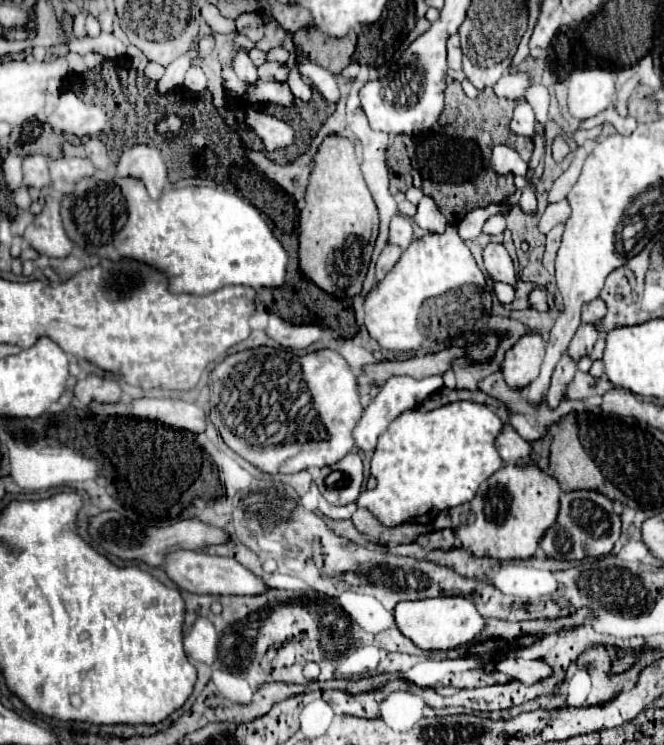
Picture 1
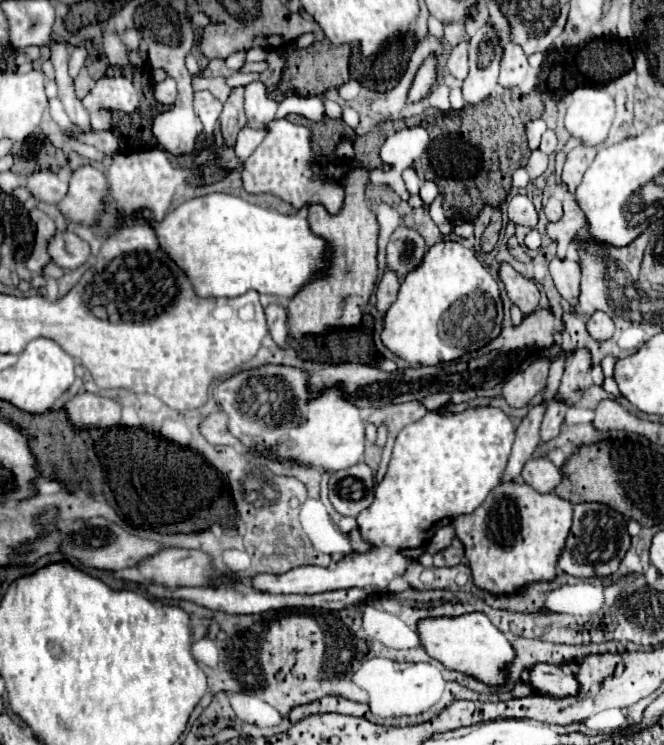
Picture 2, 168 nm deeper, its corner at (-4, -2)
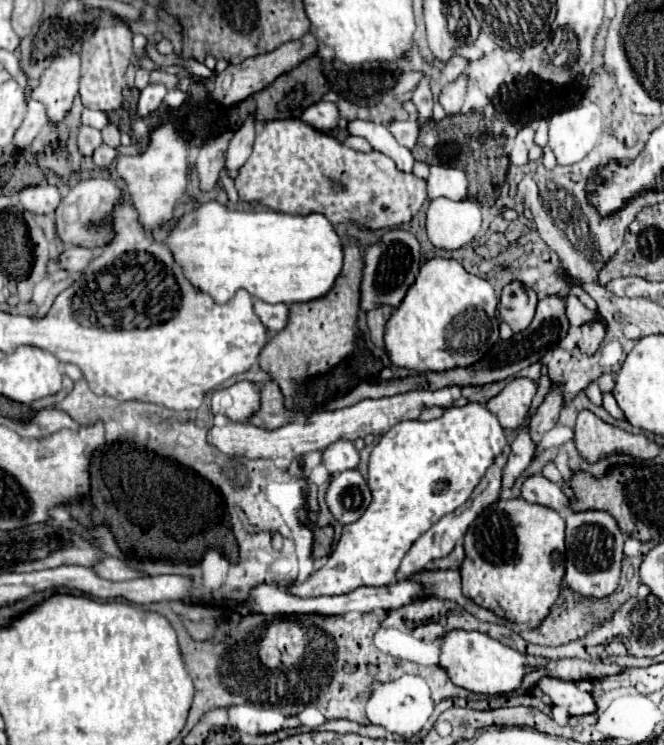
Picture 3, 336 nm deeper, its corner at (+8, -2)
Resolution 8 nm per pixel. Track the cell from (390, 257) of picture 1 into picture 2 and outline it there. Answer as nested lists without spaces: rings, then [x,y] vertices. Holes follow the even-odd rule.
[[[384,272],[382,280],[378,284],[378,290],[376,290],[376,296],[378,296],[376,308],[378,308],[380,314],[384,314],[390,308],[390,304],[396,300],[398,288],[400,288],[400,282],[398,282],[396,274],[394,272]]]

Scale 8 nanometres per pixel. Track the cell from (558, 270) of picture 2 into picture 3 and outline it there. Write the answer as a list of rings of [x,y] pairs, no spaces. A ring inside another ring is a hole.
[[[568,294],[568,296],[564,298],[564,302],[566,302],[566,316],[568,316],[570,324],[574,324],[574,326],[582,326],[584,322],[590,322],[590,320],[600,318],[598,312],[588,310],[588,308],[578,300],[578,296],[574,296],[574,294]]]

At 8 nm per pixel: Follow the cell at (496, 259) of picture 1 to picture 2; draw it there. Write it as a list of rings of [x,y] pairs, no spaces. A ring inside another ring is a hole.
[[[508,264],[500,266],[500,278],[502,278],[504,286],[506,286],[506,292],[508,292],[510,300],[512,300],[512,304],[518,306],[524,316],[532,314],[538,308],[540,290],[532,280],[524,278],[520,272],[516,272]]]

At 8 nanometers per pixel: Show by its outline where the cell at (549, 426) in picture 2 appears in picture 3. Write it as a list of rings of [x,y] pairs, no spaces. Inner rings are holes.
[[[528,424],[518,430],[516,440],[510,444],[510,456],[508,456],[508,468],[504,468],[504,488],[512,486],[514,480],[526,470],[530,460],[534,458],[536,452],[536,442],[530,436]]]

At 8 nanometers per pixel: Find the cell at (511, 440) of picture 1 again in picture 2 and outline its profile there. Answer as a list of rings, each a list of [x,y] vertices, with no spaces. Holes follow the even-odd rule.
[[[540,458],[540,460],[528,460],[524,464],[522,478],[536,492],[548,494],[548,492],[554,492],[554,488],[560,484],[562,474],[560,474],[560,470],[548,458]]]

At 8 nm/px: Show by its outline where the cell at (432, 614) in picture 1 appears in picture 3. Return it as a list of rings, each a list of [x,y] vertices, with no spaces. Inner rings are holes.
[[[458,628],[458,630],[450,630],[442,636],[440,668],[444,668],[448,672],[450,680],[456,686],[462,686],[470,692],[494,696],[494,694],[506,694],[506,692],[516,690],[520,686],[522,676],[528,670],[532,670],[532,664],[522,652],[490,638],[484,632],[478,632],[478,630],[468,632],[468,630]]]

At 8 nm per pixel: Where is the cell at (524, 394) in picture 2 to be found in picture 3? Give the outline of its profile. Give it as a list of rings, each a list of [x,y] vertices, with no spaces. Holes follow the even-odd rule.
[[[514,378],[510,380],[500,394],[488,400],[488,410],[498,416],[502,428],[520,428],[528,422],[526,414],[530,402],[536,394],[536,382],[530,378]]]

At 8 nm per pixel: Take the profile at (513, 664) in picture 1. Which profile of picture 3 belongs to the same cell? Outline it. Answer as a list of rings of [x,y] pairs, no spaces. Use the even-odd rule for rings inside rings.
[[[542,676],[536,684],[546,696],[550,696],[552,704],[564,706],[570,714],[588,714],[596,710],[596,704],[590,696],[592,684],[590,680],[576,680],[566,682],[552,676]]]

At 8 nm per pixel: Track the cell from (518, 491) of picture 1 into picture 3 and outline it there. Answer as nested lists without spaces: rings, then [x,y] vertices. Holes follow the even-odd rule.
[[[500,498],[488,506],[464,536],[466,558],[460,566],[462,592],[494,614],[536,628],[560,594],[564,576],[564,520],[562,516],[524,498]]]

